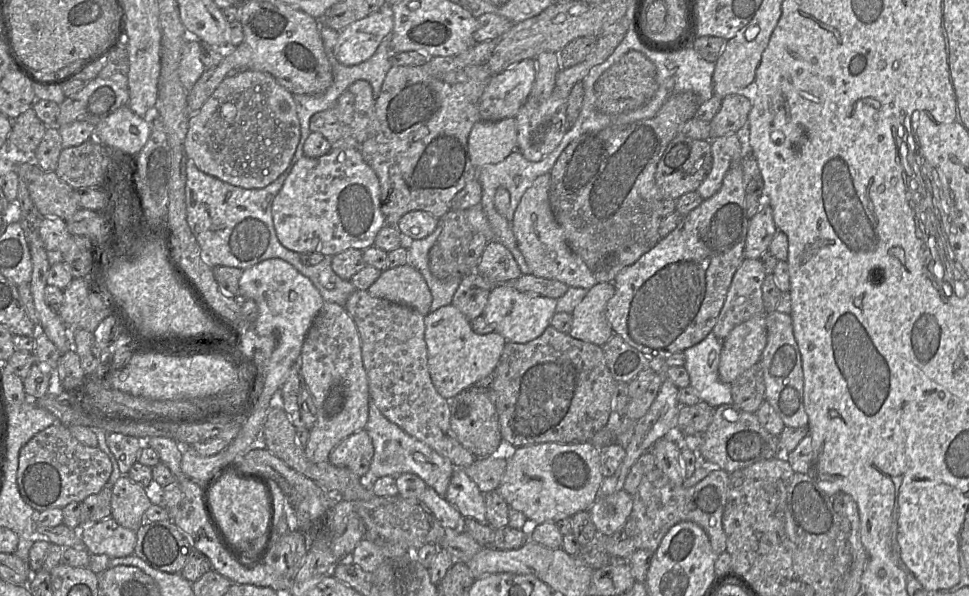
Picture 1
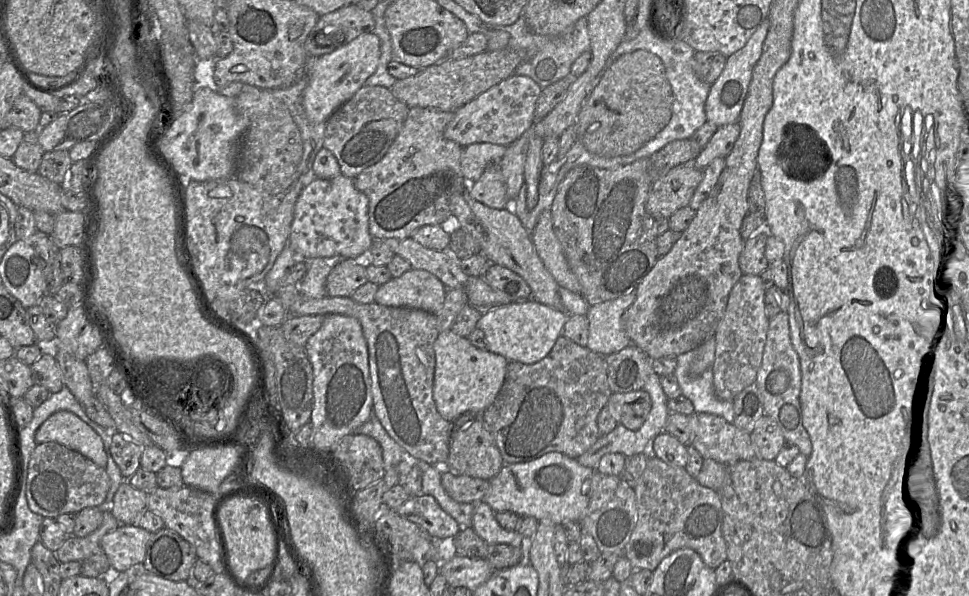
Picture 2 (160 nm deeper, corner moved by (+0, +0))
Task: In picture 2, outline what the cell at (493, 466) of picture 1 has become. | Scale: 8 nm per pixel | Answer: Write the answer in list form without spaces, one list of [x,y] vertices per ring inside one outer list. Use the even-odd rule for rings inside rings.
[[[445,471],[442,474],[442,485],[448,495],[459,503],[482,501],[487,494],[490,481]]]

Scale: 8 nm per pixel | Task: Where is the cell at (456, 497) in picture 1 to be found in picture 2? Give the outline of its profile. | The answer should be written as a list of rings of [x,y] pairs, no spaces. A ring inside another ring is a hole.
[[[484,501],[472,503],[473,529],[487,544],[508,544],[519,547],[527,559],[531,538],[525,538],[518,531],[508,531],[502,528],[495,518],[495,512]]]

